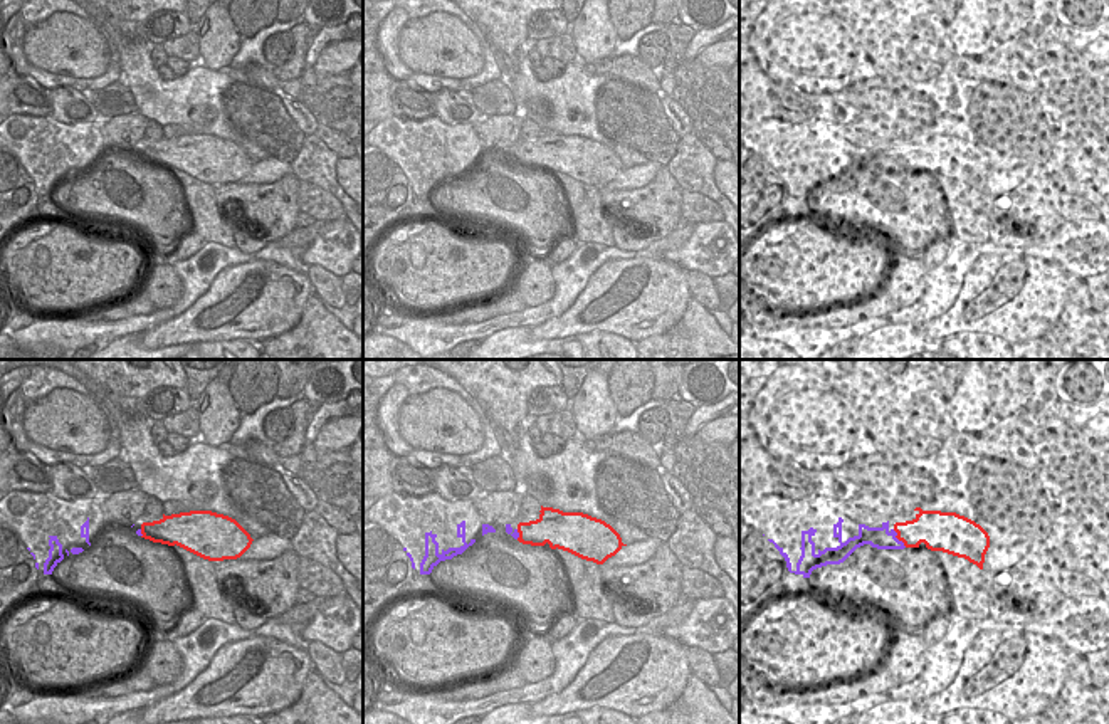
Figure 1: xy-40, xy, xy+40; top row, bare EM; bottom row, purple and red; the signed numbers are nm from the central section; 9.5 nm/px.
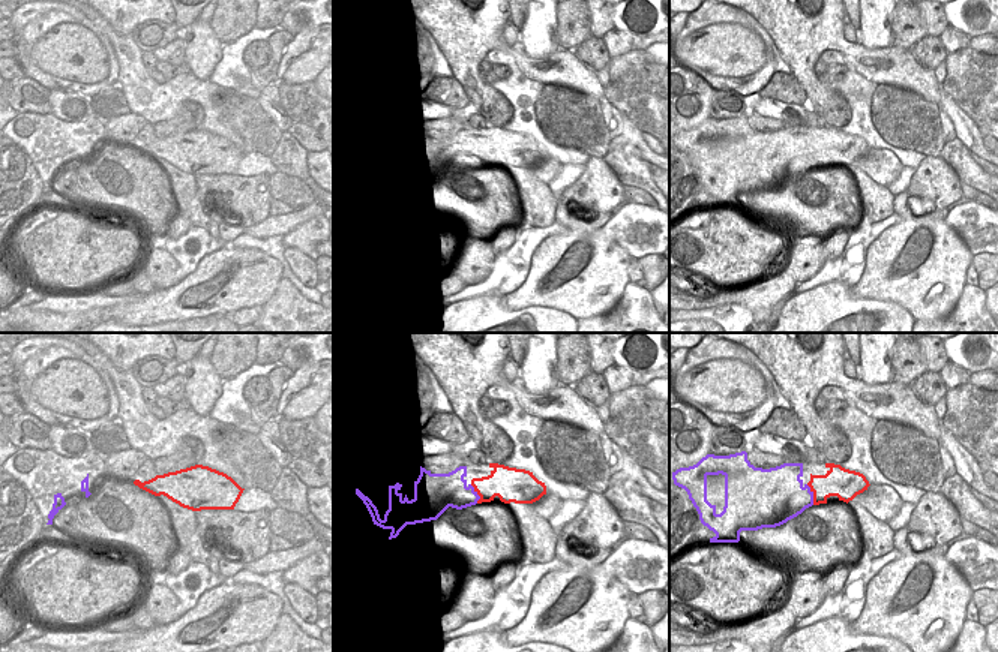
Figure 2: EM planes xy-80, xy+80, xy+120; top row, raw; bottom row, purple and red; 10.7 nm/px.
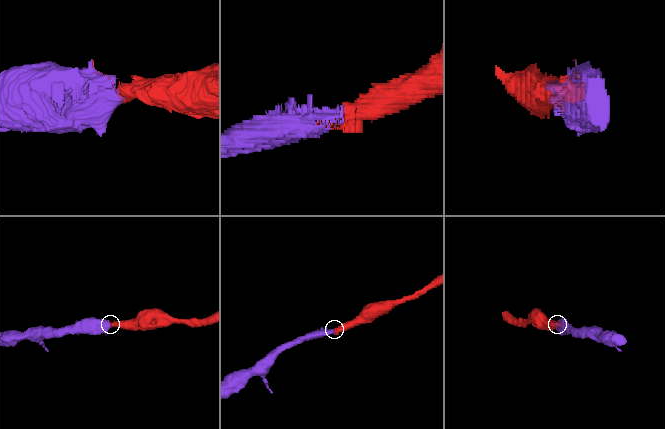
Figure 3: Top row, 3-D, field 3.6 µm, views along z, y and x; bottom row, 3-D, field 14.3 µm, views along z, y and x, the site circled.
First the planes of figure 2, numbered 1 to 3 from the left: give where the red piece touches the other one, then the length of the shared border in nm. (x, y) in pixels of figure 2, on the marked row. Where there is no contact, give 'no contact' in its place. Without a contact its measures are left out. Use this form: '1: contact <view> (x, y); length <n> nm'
1: no contact
2: contact xy+80 (476, 493); length 220 nm
3: contact xy+120 (812, 495); length 240 nm

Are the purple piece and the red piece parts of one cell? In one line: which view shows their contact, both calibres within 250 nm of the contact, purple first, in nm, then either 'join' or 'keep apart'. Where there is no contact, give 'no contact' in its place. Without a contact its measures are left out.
contact in xy+40; calibres 200 and 240 nm; join

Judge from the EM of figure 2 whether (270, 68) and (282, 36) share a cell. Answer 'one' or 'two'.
one

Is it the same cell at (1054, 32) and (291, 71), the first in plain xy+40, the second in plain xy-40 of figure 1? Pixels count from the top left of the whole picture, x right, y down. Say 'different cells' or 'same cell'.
same cell

